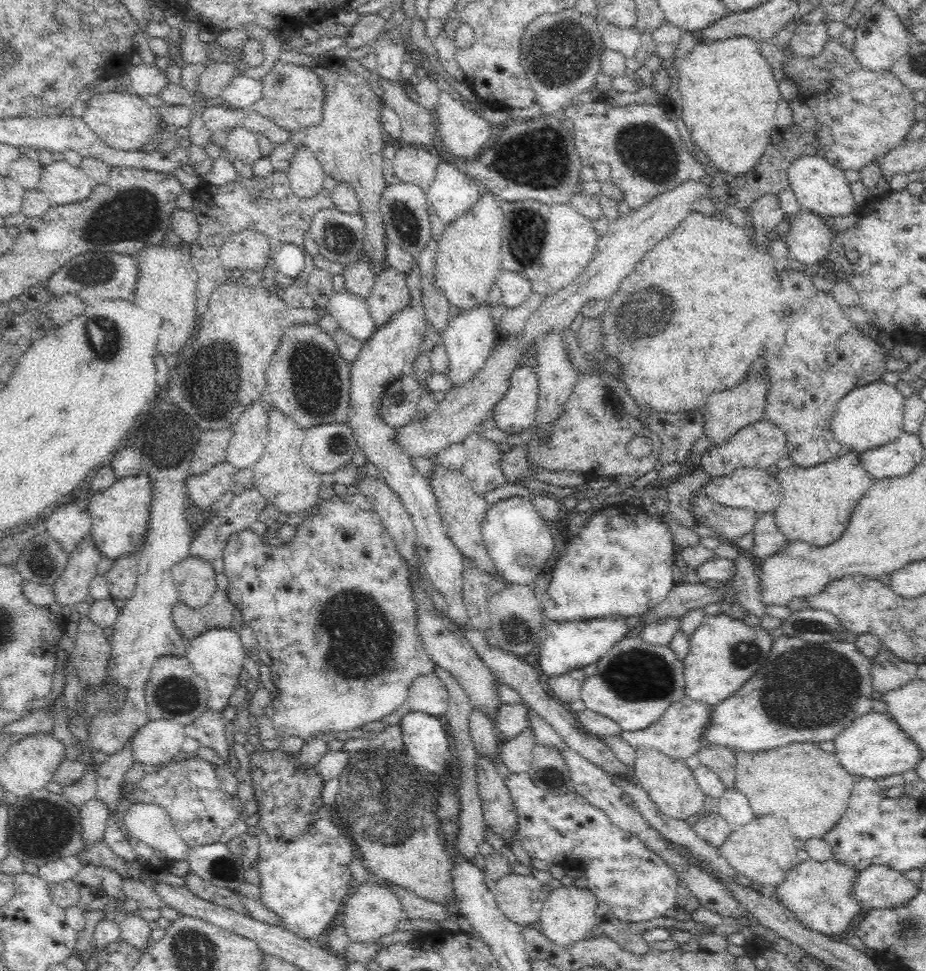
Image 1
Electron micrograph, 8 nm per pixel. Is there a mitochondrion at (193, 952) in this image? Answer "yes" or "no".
yes

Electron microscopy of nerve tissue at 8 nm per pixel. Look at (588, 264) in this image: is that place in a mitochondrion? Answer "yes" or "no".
no

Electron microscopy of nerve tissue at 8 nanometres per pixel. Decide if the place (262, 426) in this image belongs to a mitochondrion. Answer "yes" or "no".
no

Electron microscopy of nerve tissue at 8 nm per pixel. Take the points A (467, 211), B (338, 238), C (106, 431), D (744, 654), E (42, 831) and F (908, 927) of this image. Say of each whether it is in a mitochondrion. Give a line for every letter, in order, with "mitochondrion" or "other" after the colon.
A: other
B: mitochondrion
C: other
D: mitochondrion
E: mitochondrion
F: mitochondrion

